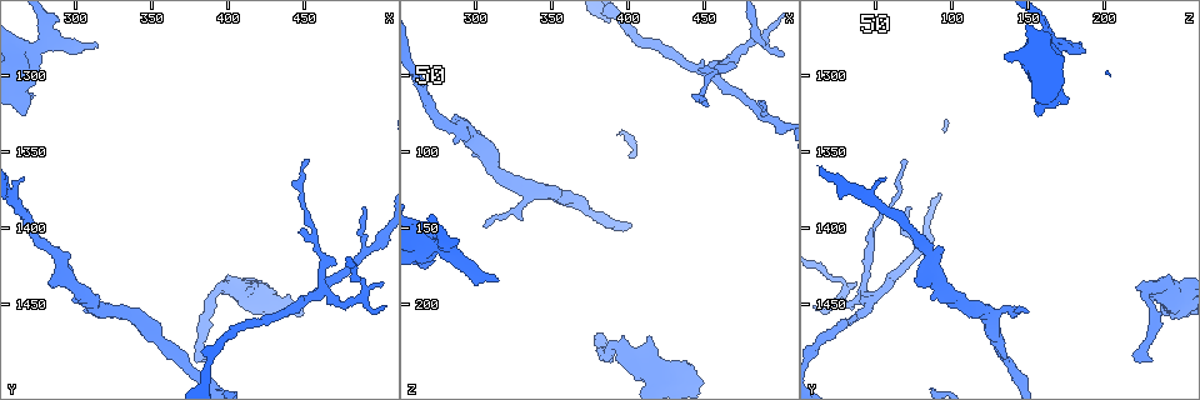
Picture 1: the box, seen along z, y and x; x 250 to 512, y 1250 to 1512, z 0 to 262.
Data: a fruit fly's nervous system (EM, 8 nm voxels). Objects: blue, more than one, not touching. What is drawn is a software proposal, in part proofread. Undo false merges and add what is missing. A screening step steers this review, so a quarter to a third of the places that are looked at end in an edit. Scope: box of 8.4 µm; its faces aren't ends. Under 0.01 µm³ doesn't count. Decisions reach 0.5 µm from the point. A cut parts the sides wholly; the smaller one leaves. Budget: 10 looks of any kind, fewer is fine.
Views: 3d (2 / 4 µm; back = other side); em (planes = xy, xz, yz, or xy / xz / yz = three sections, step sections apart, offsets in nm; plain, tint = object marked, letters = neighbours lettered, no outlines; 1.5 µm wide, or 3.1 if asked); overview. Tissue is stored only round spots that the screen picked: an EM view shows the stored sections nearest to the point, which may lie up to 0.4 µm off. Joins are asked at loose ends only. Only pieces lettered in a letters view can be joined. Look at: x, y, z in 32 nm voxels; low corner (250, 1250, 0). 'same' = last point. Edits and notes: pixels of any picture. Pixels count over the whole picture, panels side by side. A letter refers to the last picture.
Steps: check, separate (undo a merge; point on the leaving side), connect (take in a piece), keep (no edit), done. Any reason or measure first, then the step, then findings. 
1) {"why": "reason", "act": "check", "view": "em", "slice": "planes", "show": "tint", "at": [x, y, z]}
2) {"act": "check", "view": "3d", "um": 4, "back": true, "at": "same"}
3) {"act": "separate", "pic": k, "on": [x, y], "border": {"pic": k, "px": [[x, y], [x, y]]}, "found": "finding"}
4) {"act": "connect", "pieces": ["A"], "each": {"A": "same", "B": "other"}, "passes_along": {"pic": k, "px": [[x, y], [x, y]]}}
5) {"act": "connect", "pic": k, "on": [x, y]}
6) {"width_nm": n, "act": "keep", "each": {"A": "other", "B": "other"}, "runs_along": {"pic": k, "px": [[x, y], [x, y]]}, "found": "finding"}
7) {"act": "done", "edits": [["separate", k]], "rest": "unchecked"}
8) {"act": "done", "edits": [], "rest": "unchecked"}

{"why": "branch stops here", "act": "check", "view": "3d", "um": 4, "back": true, "at": [414, 1440, 222]}

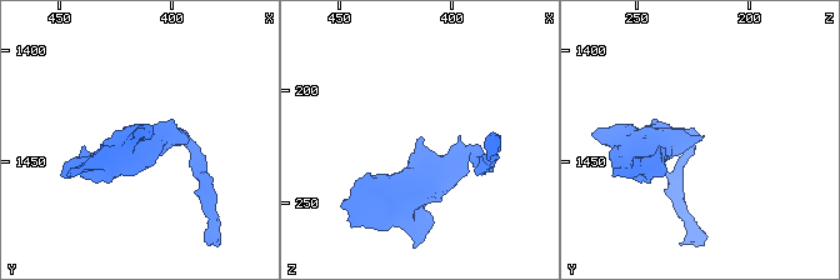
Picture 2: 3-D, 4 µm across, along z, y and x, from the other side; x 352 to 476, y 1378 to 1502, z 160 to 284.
{"act": "check", "view": "em", "slice": "planes", "show": "letters", "at": [412, 1440, 222]}

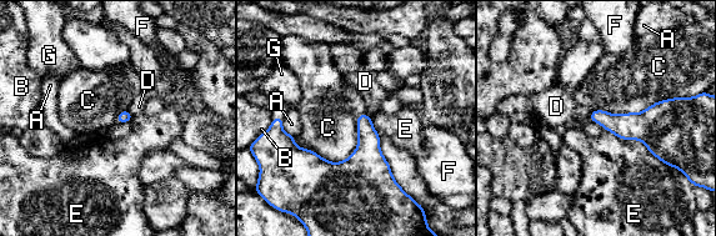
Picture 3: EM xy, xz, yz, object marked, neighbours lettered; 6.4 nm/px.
{"act": "keep", "each": {"A": "other", "B": "other", "C": "other", "D": "other", "E": "other", "F": "other", "G": "other"}, "border": {"pic": 3, "px": [[680, 96], [636, 113], [592, 111]]}, "found": "none of them fits"}

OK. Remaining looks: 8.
{"why": "stops while still wide", "act": "check", "view": "em", "slice": "planes", "show": "letters", "at": [272, 1310, 170]}

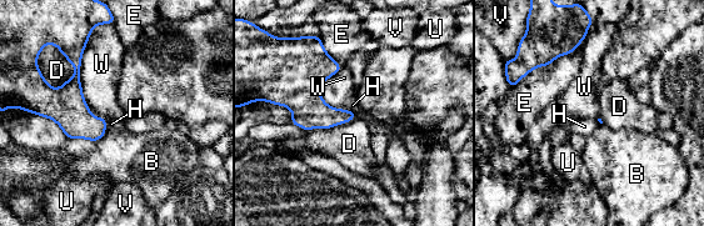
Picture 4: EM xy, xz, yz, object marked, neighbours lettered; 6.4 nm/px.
{"act": "keep", "each": {"B": "other", "D": "other", "E": "other", "H": "other", "U": "other", "V": "other", "W": "other"}, "found": "no lettered piece goes on from it"}

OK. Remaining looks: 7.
{"why": "tapers out", "act": "check", "view": "3d", "um": 4, "at": [452, 1356, 72]}

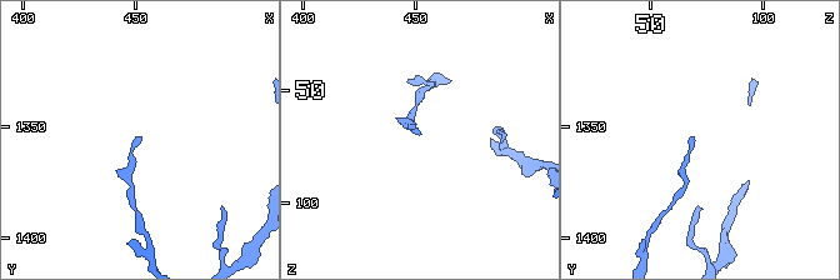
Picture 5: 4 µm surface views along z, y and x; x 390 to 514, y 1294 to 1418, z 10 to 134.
{"act": "check", "view": "em", "slice": "planes", "show": "tint", "at": [451, 1355, 69]}

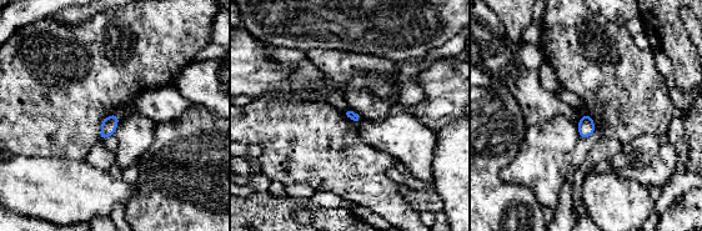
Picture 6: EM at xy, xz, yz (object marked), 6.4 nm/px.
{"act": "check", "view": "em", "slice": "planes", "show": "letters", "at": "same"}

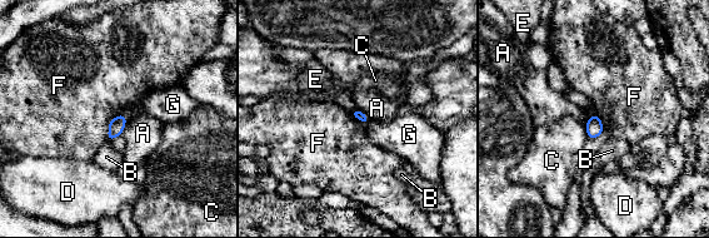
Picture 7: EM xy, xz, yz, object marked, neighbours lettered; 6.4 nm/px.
{"width_nm": 60, "act": "keep", "each": {"A": "other", "B": "other", "C": "other", "D": "other", "E": "other", "F": "other", "G": "other"}, "border": {"pic": 7, "px": [[121, 113], [110, 120], [106, 139]]}, "found": "no lettered piece goes on from it"}

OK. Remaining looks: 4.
{"why": "free end", "act": "check", "view": "em", "slice": "yz", "step": 8, "show": "tint", "at": [308, 1454, 148]}

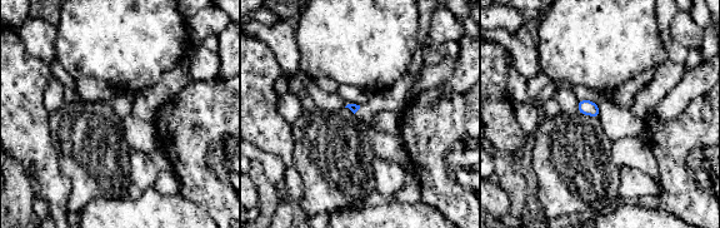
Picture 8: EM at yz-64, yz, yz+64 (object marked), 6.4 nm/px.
{"why": "cut it another way", "act": "check", "view": "em", "slice": "xz", "step": 4, "show": "letters", "at": "same"}

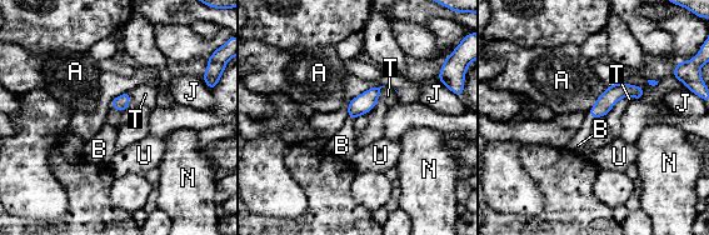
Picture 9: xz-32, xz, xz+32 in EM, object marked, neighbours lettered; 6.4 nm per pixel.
{"act": "connect", "pieces": ["B"], "each": {"A": "other", "B": "same", "J": "other", "N": "other", "T": "other", "U": "other"}, "passes_along": {"pic": 9, "px": [[614, 93], [592, 115], [578, 145]]}, "found": "it goes on there"}

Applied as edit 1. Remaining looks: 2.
{"act": "done", "edits": [["connect", 9]], "rest": "unchecked"}

